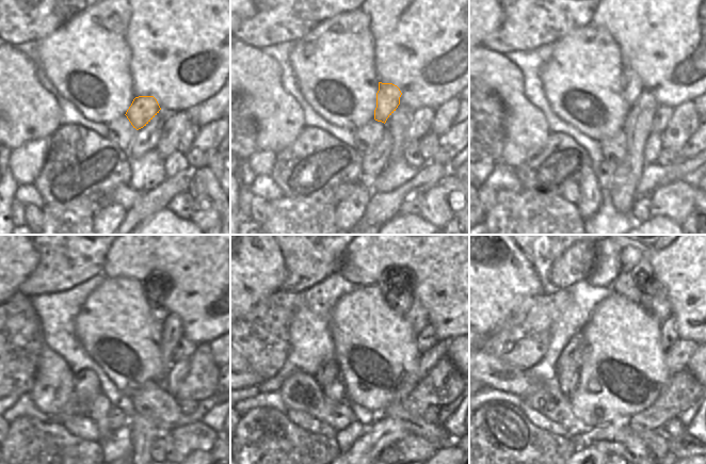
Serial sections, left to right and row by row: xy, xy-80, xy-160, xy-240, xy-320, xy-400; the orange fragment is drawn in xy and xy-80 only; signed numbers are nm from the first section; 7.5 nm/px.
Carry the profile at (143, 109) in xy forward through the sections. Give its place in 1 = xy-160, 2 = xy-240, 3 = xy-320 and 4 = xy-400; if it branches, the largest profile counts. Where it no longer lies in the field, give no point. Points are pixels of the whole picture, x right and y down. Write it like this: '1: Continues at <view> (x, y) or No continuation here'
1: Continues at xy-160 (631, 84)
2: Continues at xy-240 (156, 300)
3: Continues at xy-320 (394, 281)
4: Continues at xy-400 (636, 272)

